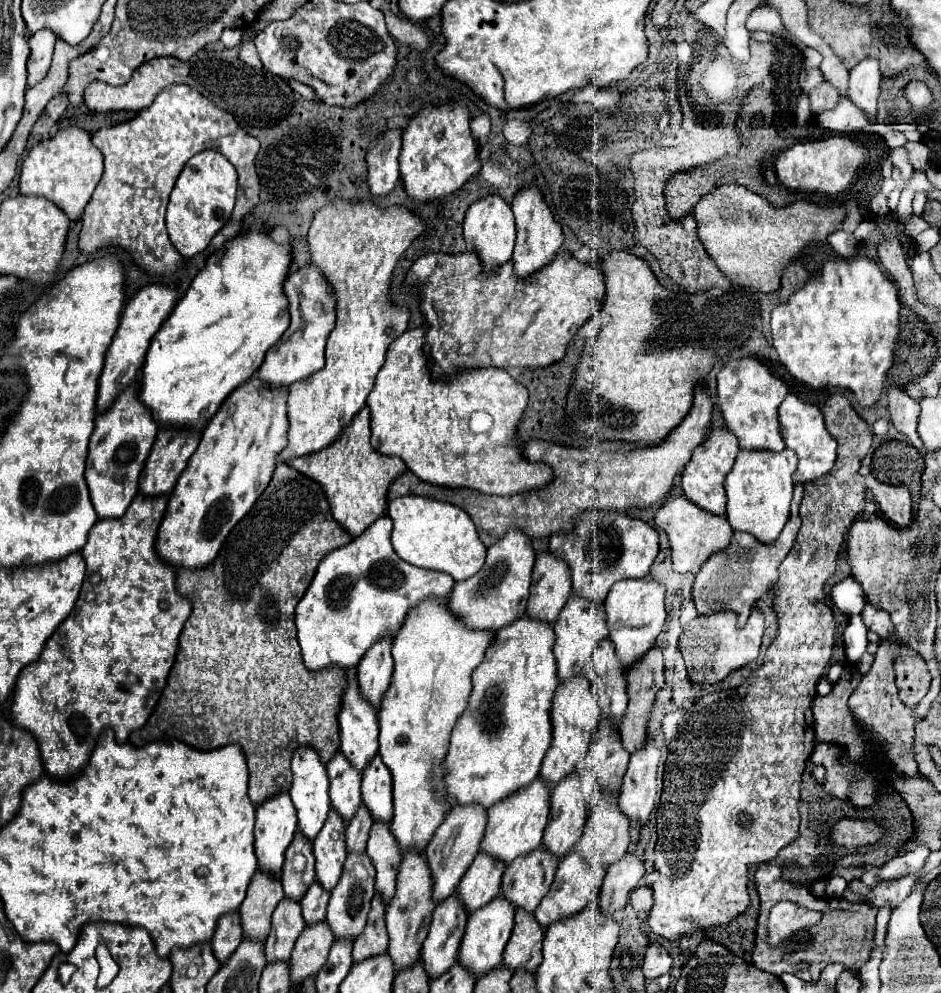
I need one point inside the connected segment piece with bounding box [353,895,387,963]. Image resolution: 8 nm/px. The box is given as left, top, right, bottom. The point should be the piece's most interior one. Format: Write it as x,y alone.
373,942

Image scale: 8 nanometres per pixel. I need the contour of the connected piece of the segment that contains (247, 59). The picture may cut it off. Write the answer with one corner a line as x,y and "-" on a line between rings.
243,43
243,45
241,45
239,59
241,59
243,63
247,63
249,67
253,67
253,69
261,69
261,61
259,61
259,55
257,55
257,51
255,51
254,43

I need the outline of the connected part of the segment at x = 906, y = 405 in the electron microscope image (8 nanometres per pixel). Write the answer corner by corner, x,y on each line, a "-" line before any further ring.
889,385
887,389
889,395
889,417
894,428
905,435
909,435
913,439
913,445
925,455
925,447
923,443
919,443
919,435
917,435
917,419
919,419
919,403
915,399
911,399
905,389
897,387
897,385

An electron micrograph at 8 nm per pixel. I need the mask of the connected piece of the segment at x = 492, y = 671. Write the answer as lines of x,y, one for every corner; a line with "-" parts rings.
525,615
519,623
503,627
487,647
485,659
471,675
473,691
469,695
467,709
459,715
451,731
447,755
443,759
445,789
453,805
481,805
489,809
509,795
529,787
539,777
543,757
553,741
551,707
559,685
559,677
555,675
553,643
555,635
551,625
533,621

